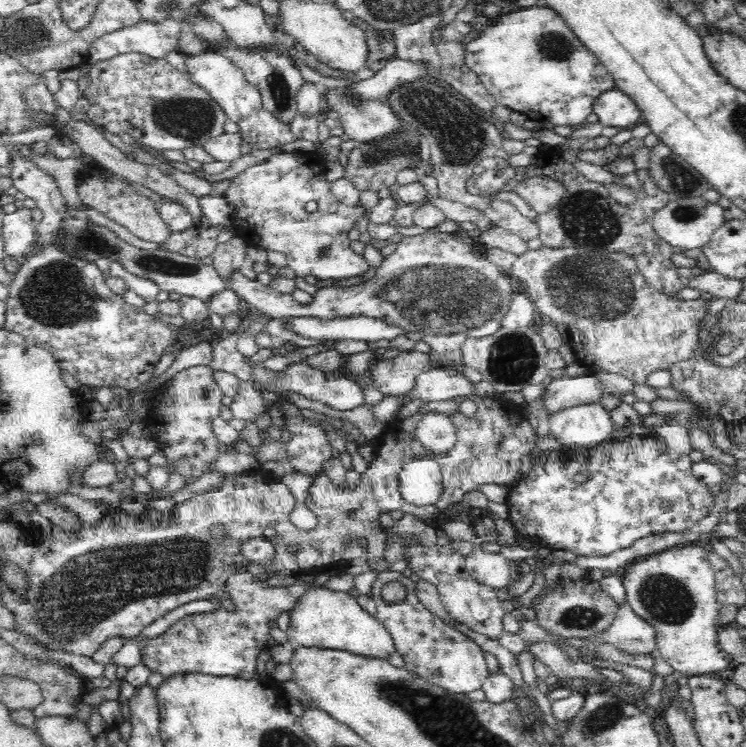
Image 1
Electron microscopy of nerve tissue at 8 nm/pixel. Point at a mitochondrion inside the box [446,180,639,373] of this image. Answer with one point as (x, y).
(587, 216)

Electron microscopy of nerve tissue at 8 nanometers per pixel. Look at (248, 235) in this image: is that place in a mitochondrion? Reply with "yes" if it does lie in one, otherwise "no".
no

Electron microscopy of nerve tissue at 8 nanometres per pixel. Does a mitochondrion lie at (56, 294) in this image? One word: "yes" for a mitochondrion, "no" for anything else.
yes

